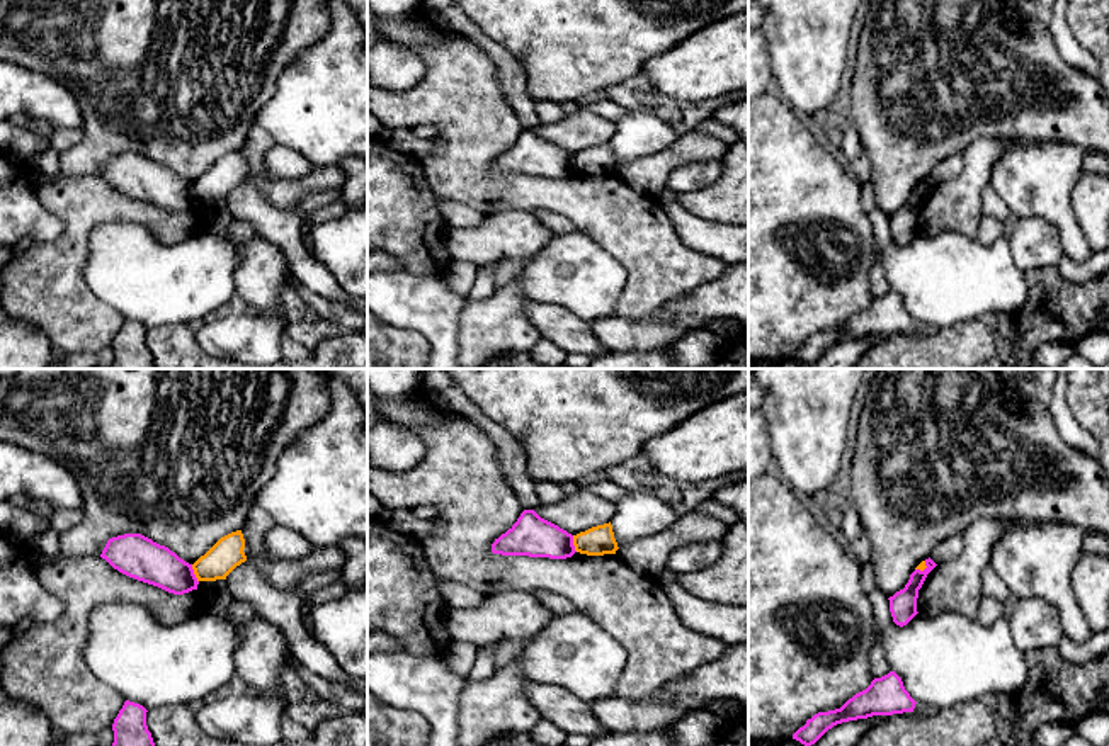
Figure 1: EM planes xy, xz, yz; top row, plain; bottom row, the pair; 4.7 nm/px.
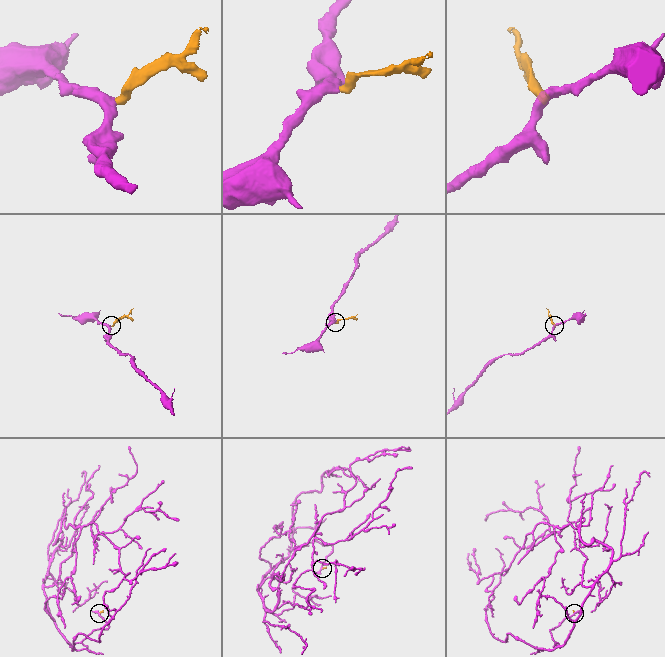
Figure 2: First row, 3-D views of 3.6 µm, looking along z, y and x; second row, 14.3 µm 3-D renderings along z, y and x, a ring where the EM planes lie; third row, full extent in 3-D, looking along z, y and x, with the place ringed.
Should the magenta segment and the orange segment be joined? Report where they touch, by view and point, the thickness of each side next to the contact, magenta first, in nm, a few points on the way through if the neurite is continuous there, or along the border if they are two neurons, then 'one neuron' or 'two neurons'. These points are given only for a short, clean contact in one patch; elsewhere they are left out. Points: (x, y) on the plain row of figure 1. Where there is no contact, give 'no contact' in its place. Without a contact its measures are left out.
xy (193, 192) | 200/150 nm | along xy (191, 184), (198, 201) | two neurons

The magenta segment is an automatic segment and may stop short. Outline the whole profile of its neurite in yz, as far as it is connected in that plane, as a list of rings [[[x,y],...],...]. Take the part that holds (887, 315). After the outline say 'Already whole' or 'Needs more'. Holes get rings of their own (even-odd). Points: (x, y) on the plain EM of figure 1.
[[[890,291],[881,297],[874,297],[866,309],[856,313],[840,328],[815,333],[793,353],[793,359],[808,367],[837,343],[873,335],[913,331],[915,323],[901,297]]]. Already whole

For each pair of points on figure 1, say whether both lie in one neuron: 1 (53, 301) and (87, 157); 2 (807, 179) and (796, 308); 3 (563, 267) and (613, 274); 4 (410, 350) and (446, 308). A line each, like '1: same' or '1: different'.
1: different
2: same
3: same
4: different

